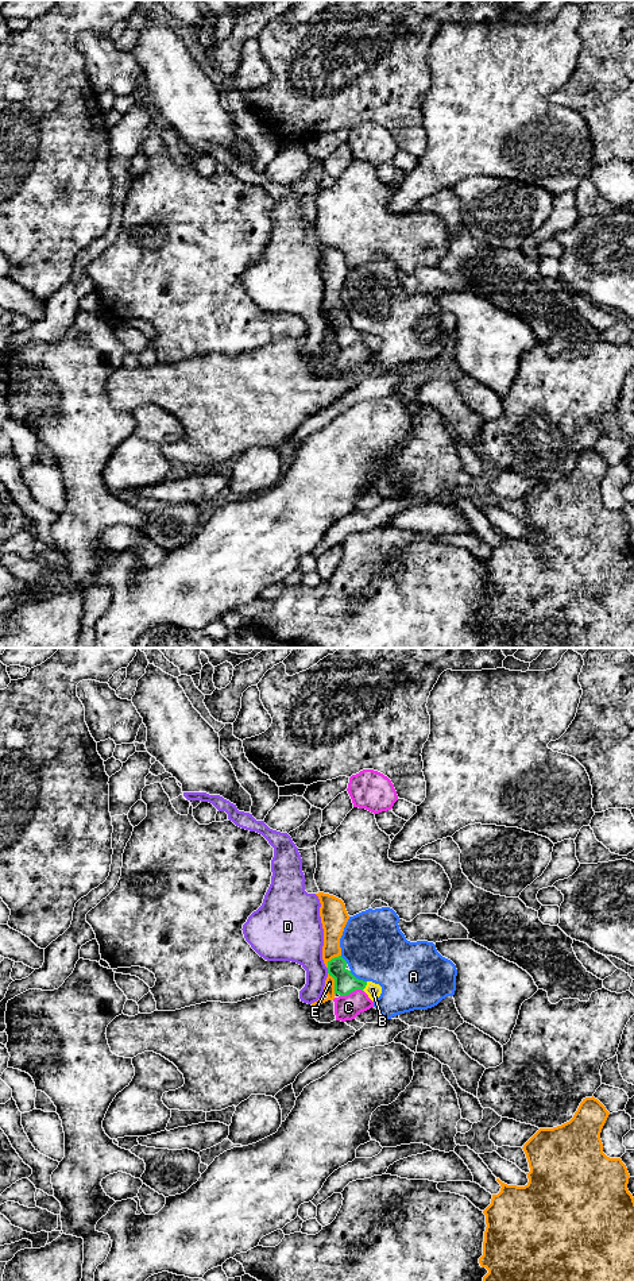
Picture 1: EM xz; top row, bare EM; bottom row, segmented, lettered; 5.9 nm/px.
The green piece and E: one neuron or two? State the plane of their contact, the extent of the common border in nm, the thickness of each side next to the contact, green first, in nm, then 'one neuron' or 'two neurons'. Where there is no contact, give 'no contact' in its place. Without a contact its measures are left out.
xz | 130 nm | 130/60 nm | two neurons

